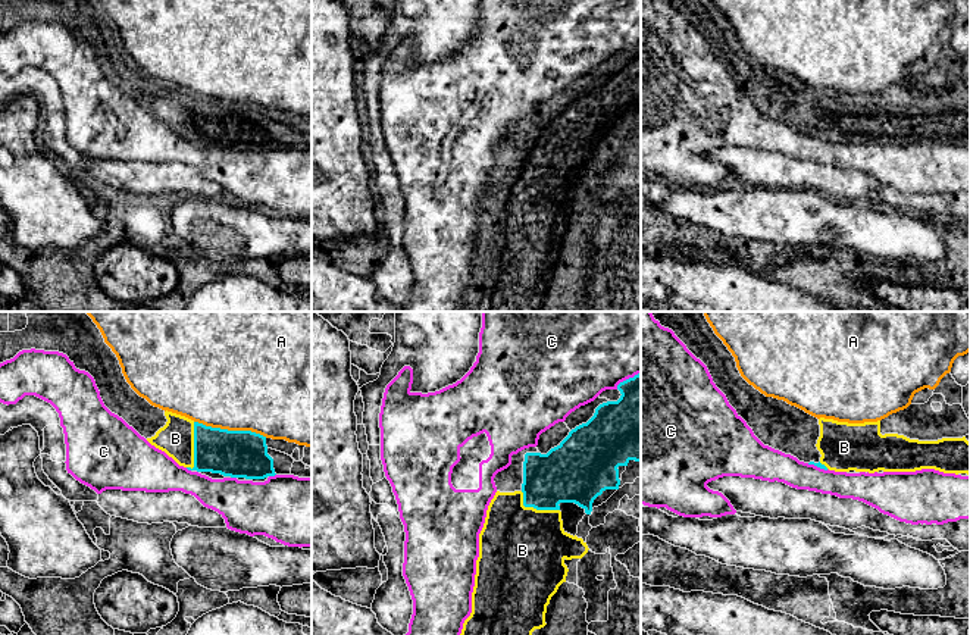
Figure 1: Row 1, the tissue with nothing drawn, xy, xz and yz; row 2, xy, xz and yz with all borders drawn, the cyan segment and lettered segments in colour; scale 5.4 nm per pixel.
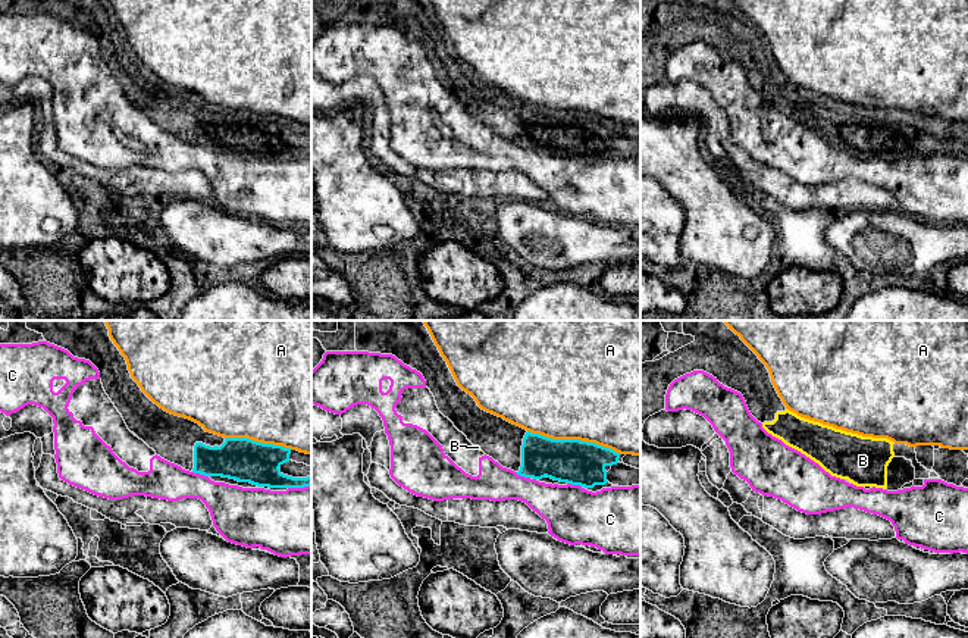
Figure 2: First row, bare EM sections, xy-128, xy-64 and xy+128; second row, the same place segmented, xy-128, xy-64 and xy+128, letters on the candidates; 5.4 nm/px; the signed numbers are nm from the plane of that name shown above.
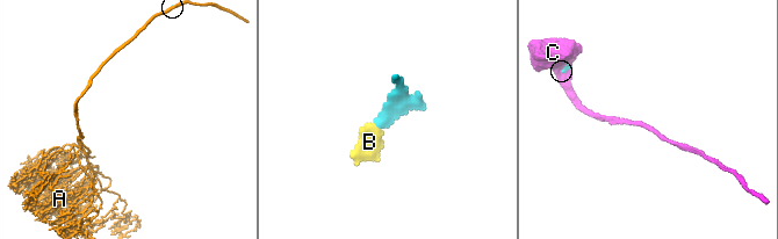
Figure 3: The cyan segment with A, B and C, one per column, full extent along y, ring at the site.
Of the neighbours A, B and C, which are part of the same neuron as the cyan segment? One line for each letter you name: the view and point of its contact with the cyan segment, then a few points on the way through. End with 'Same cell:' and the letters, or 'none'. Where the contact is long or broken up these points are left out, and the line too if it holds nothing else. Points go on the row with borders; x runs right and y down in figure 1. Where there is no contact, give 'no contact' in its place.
B: xy (194, 446) | across xy (231, 453), (194, 446), (175, 438)
Same cell: B

